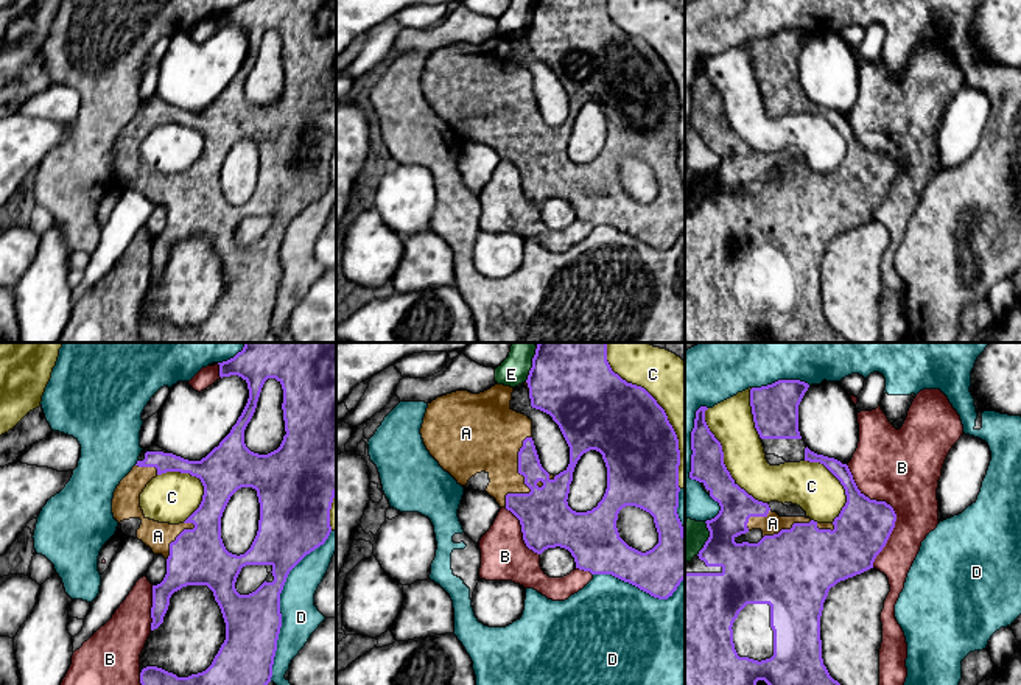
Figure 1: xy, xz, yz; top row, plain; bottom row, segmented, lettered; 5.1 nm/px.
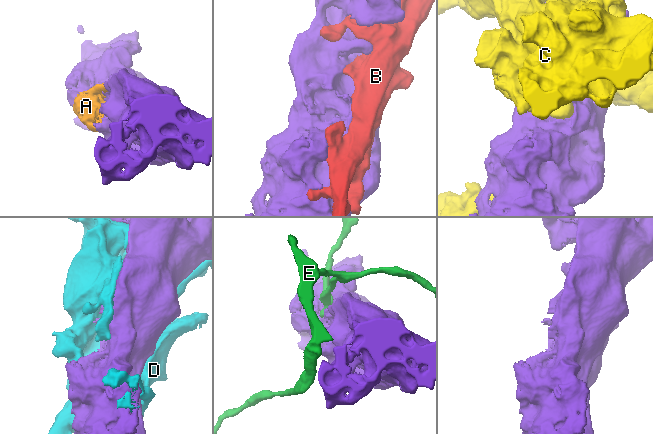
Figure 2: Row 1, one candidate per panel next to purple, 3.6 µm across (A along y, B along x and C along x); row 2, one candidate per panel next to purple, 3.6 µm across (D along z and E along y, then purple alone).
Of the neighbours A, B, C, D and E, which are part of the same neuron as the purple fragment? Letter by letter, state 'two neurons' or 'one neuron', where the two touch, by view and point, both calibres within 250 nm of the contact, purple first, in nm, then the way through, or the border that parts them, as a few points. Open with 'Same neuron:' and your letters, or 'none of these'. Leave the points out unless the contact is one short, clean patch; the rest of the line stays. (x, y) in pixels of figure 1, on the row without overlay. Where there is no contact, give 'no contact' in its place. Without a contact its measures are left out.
Same neuron: A
A: one neuron; meets purple in xz at (525, 131); 280 nm thick on the purple side, 280 nm on the other
B: two neurons; meets purple in yz at (892, 161); 280 nm thick on the purple side, 400 nm on the other
C: two neurons; meets purple in xz at (665, 64); 400 nm thick on the purple side, 300 nm on the other
D: two neurons; meets purple in xy at (279, 256); 280 nm thick on the purple side, 190 nm on the other
E: two neurons; meets purple in yz at (708, 190); 260 nm thick on the purple side, 190 nm on the other

